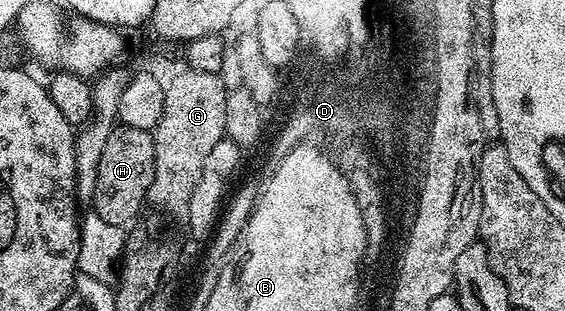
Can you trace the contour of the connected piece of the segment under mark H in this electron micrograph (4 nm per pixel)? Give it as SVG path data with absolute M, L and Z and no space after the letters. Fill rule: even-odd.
M115 125L100 155L100 172L96 176L92 210L110 226L121 228L128 225L141 212L142 205L147 205L155 168L156 144L153 133L144 128Z

